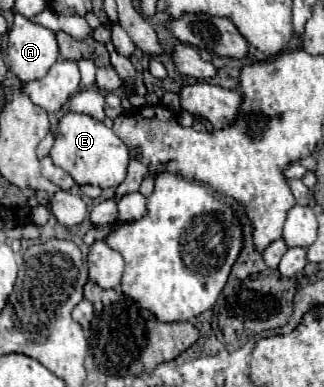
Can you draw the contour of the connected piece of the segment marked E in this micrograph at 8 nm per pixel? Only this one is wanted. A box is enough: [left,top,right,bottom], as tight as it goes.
[51,113,129,189]

